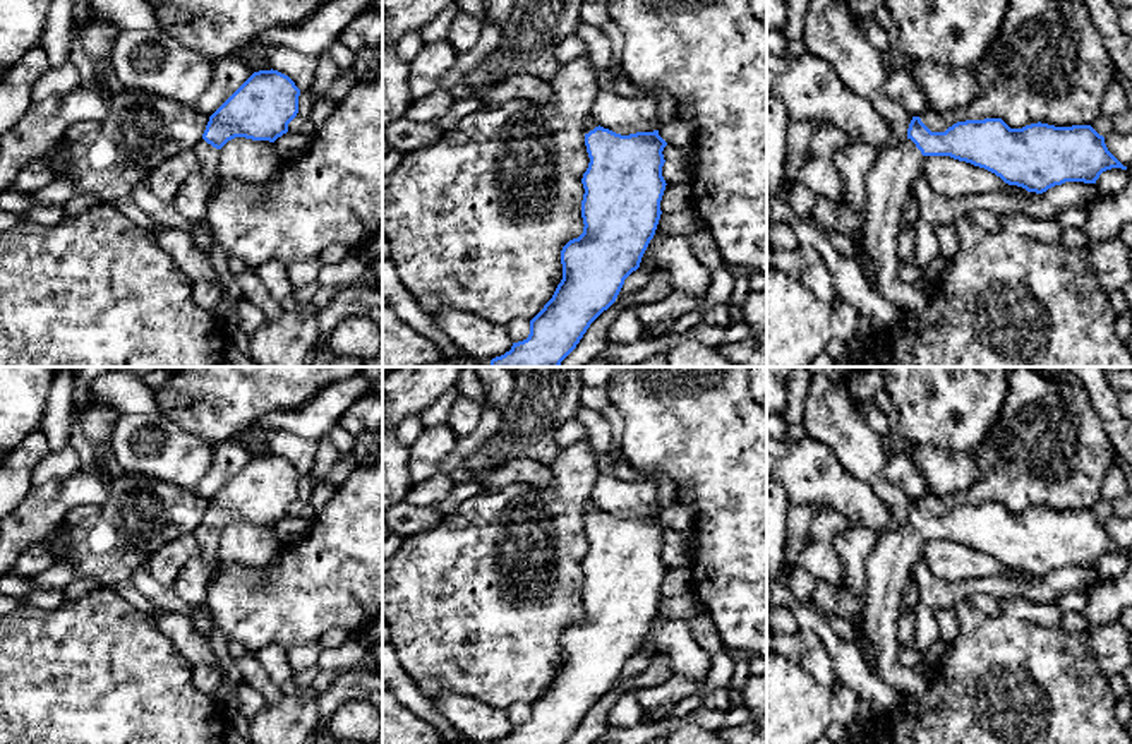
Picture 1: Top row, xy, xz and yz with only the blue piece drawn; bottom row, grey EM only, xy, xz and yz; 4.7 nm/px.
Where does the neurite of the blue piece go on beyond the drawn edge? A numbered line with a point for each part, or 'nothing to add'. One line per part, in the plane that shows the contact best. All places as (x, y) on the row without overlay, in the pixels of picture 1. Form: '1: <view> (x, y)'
1: yz (889, 564)

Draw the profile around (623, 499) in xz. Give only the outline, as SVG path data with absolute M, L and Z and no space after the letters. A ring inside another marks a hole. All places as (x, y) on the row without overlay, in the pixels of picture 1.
M600 475L592 501L600 511L621 519L653 516L662 511L652 480L624 482L612 475Z

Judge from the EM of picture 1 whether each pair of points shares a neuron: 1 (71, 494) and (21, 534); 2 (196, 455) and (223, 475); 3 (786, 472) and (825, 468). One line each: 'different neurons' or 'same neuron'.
1: same neuron
2: different neurons
3: same neuron

